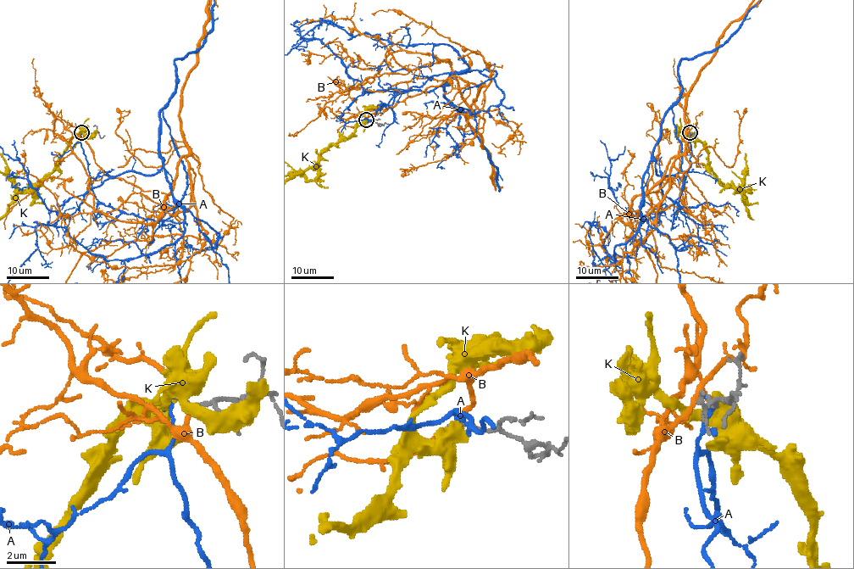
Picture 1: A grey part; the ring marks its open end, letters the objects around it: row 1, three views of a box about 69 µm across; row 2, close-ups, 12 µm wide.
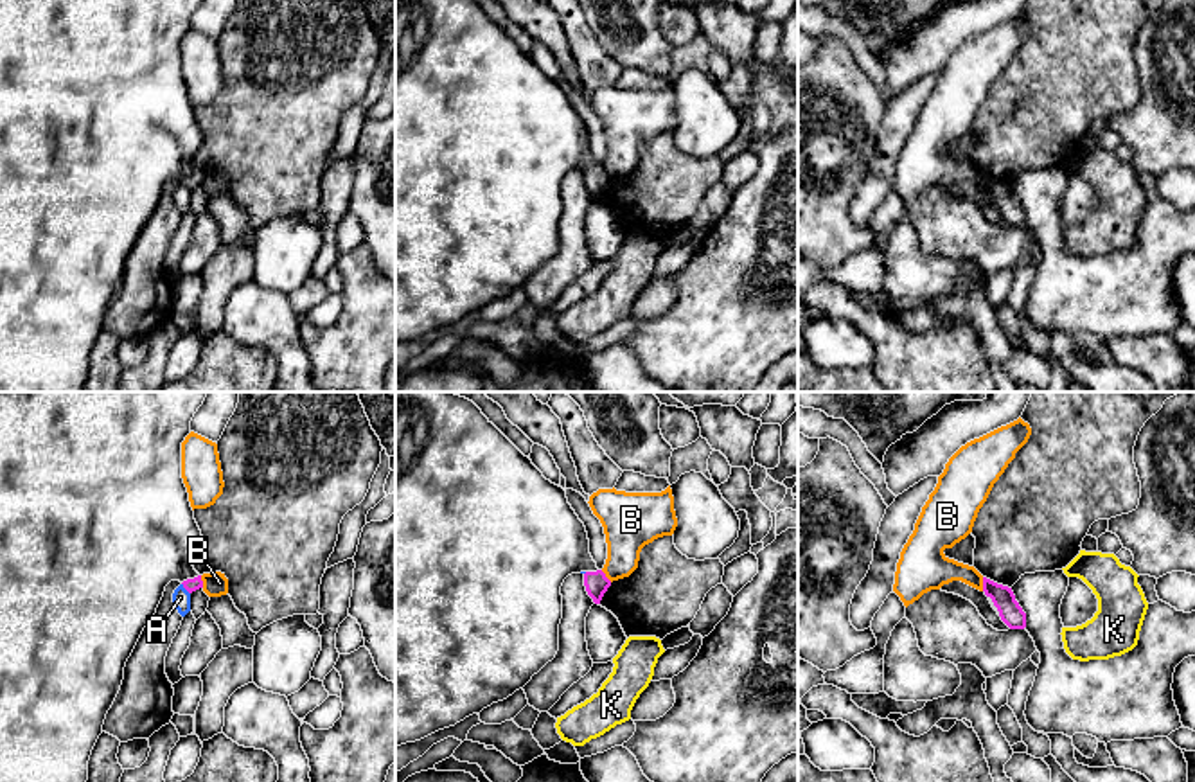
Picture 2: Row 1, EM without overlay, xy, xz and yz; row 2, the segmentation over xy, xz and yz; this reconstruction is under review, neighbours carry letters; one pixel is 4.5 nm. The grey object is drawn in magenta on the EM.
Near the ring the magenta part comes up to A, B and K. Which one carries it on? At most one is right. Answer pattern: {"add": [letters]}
{"add": []}

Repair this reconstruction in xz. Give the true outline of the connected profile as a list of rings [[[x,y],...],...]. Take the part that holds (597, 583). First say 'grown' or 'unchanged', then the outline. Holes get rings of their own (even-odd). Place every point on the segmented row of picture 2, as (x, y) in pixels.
grown | [[[395,392],[395,746],[420,741],[507,699],[552,662],[559,651],[561,586],[568,575],[580,572],[588,595],[600,604],[611,581],[597,568],[586,527],[562,487],[546,480],[473,401],[453,392]]]

